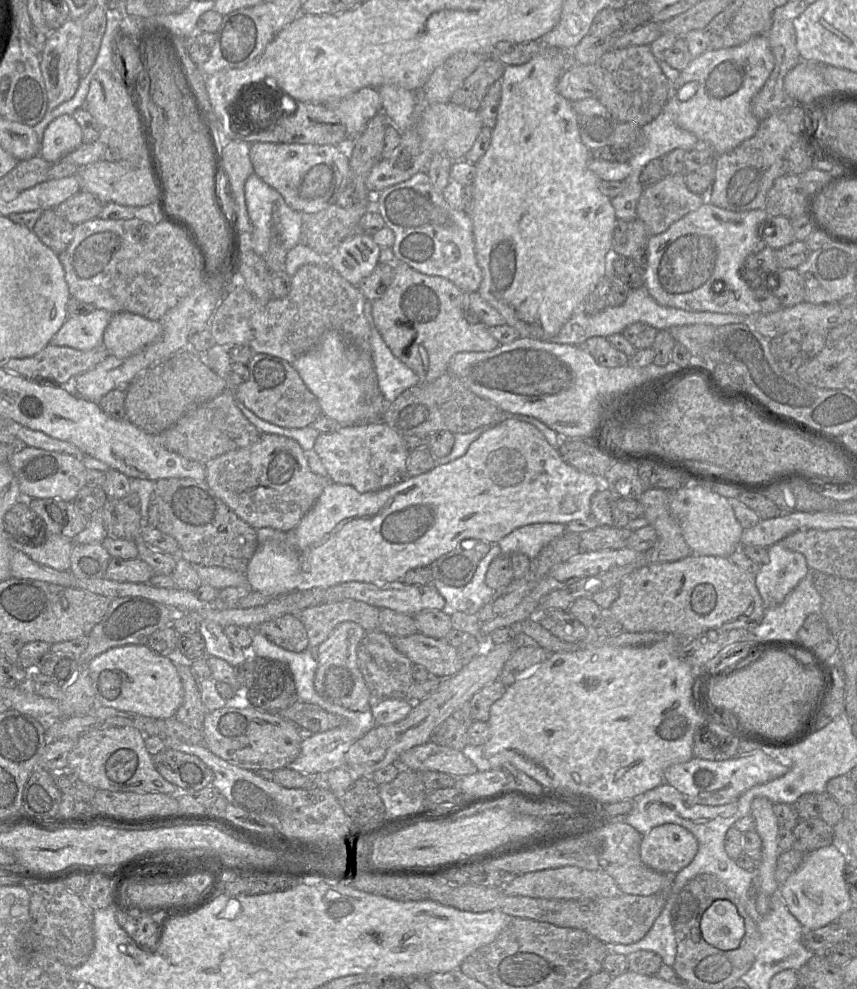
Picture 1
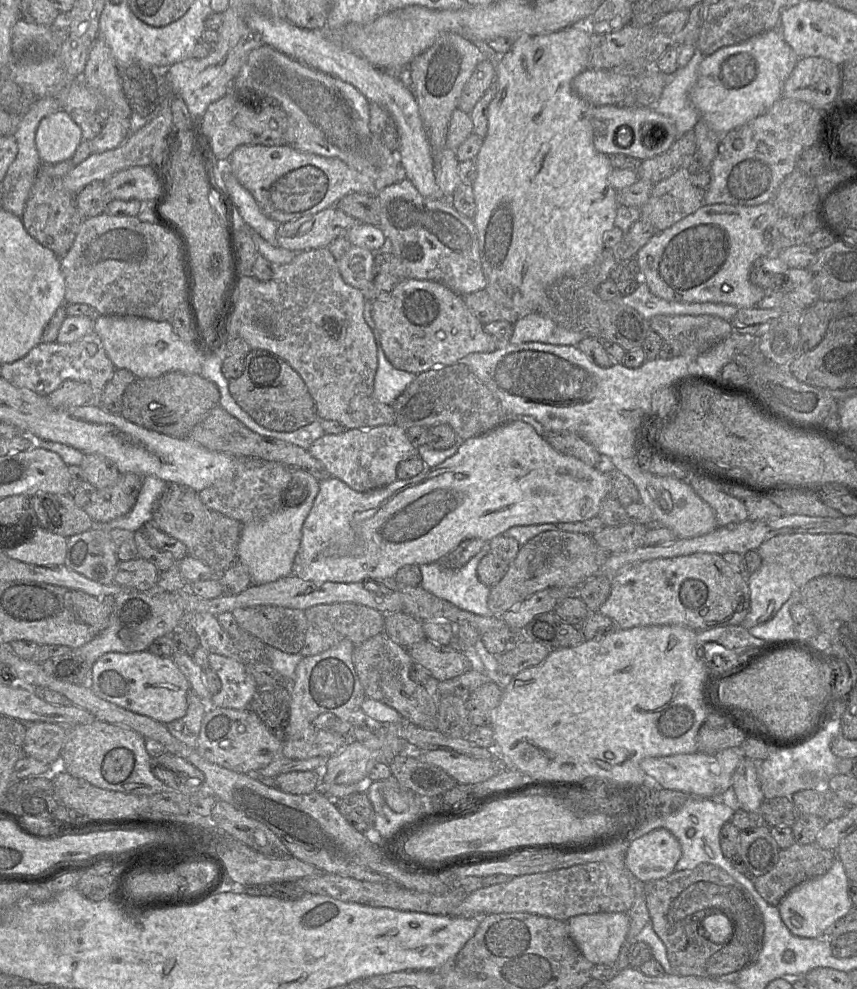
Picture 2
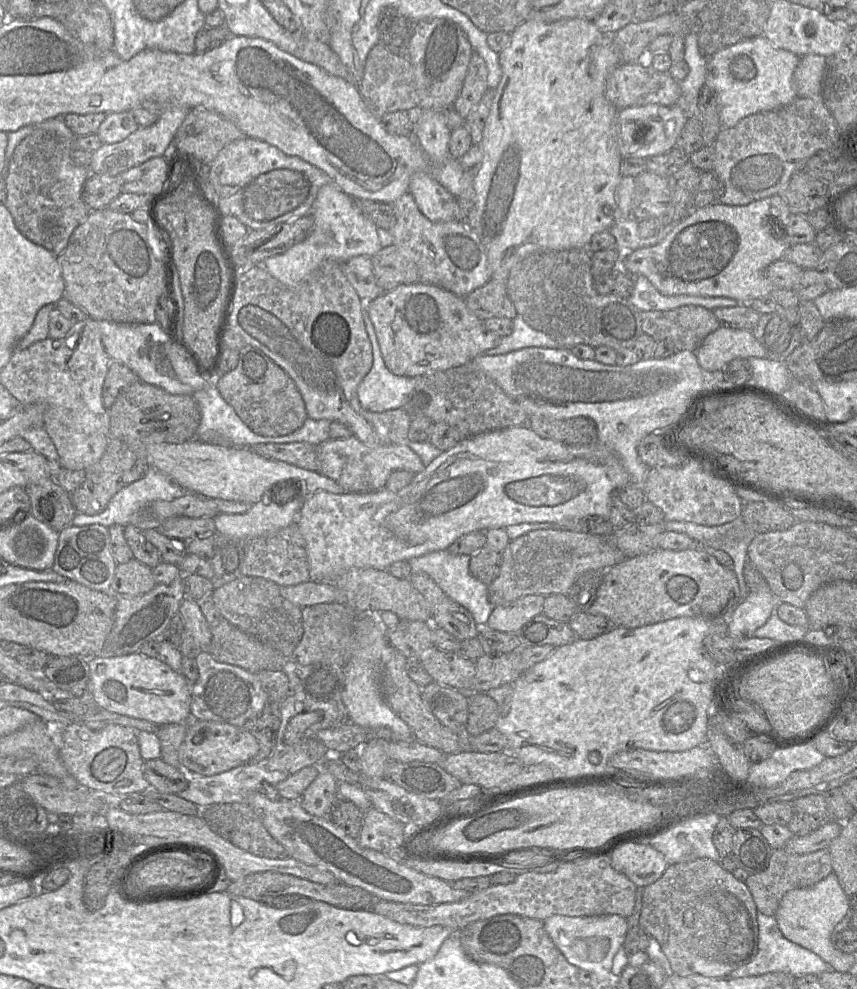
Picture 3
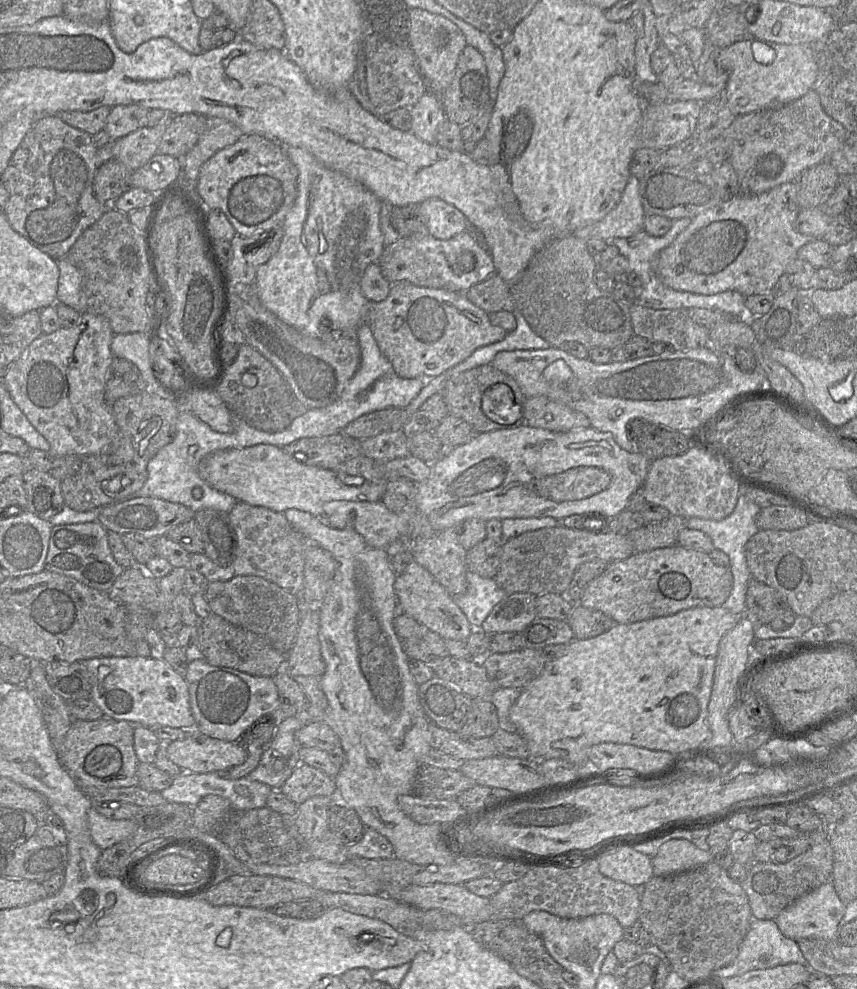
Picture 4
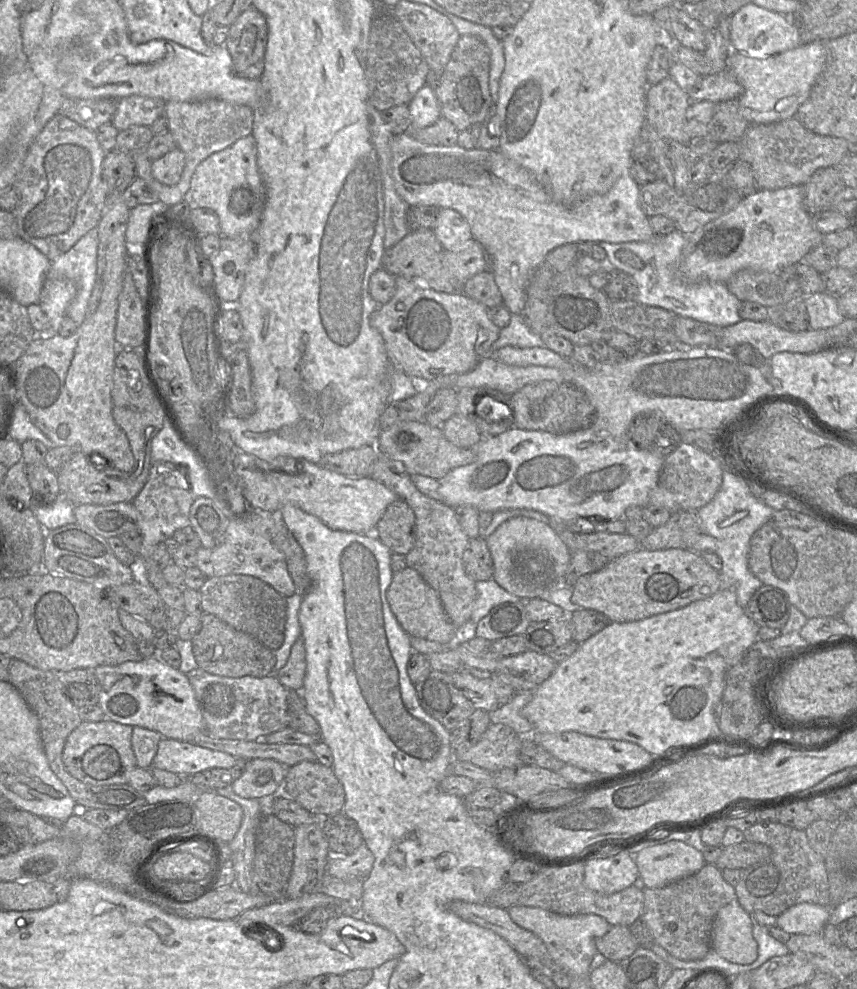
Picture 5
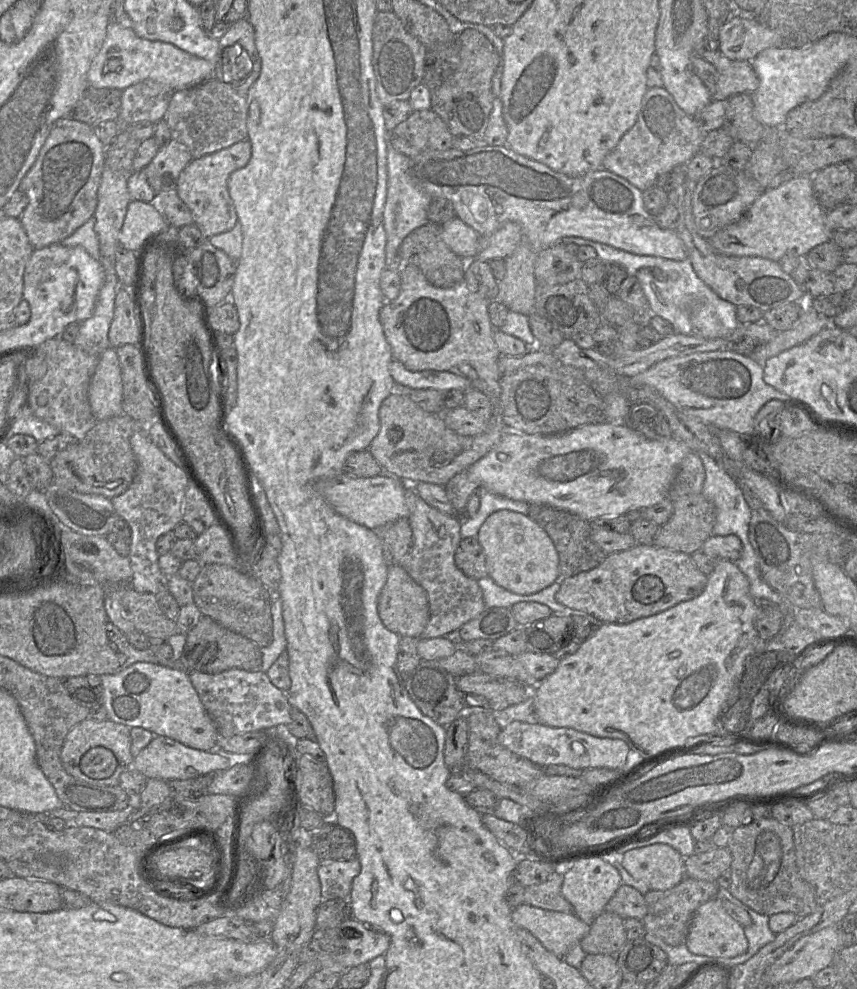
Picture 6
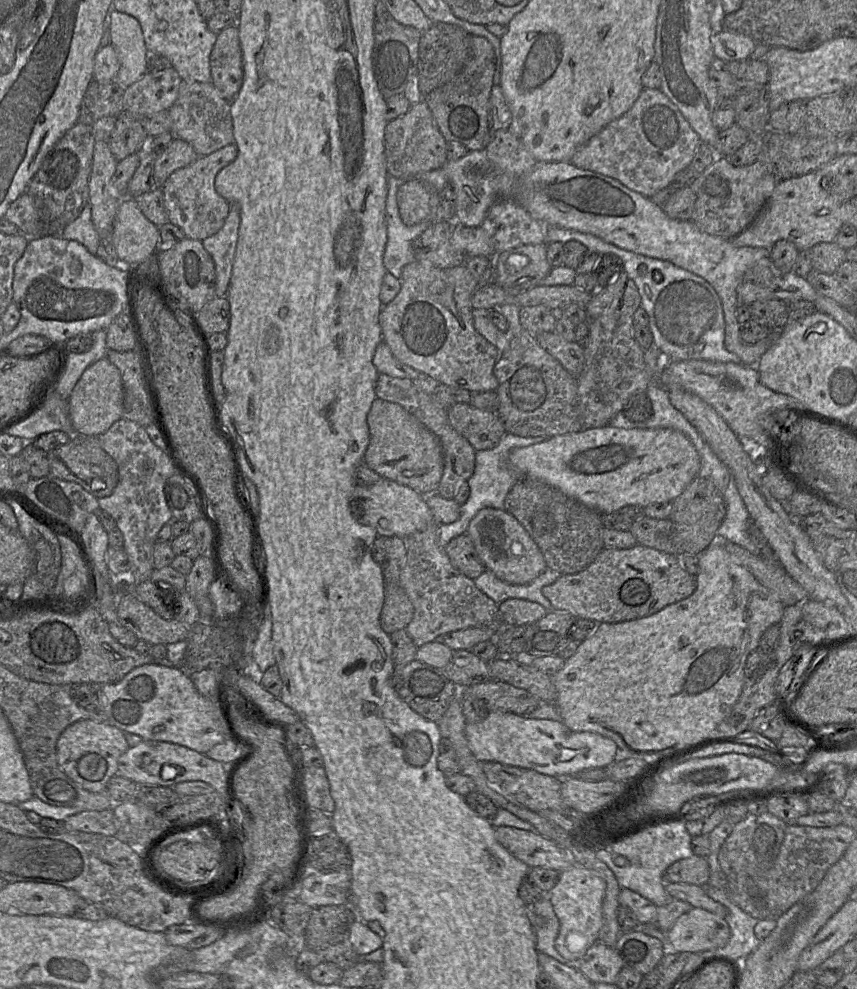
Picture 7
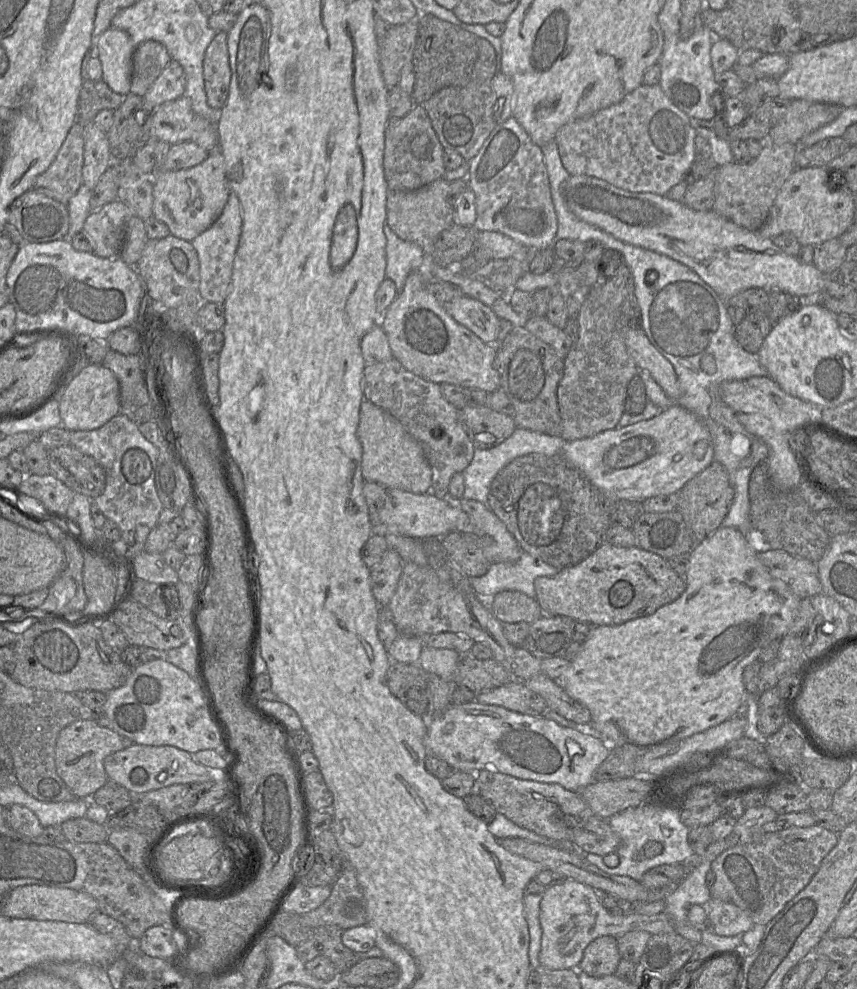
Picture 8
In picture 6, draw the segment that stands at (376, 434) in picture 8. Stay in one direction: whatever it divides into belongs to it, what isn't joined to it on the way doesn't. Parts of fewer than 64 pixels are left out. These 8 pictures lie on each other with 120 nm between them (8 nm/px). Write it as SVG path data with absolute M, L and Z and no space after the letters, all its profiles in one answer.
M391 394L389 395L381 404L379 409L379 421L380 421L380 429L377 436L372 440L368 450L373 455L375 460L380 464L383 471L387 474L390 474L392 476L395 476L396 478L399 478L406 484L414 484L417 482L427 482L432 484L437 484L441 486L445 486L451 478L453 478L456 474L466 471L469 469L472 465L474 465L477 461L479 461L482 457L484 457L488 452L492 450L493 447L495 447L498 442L501 440L501 438L507 434L509 431L513 431L508 429L501 420L501 415L499 415L498 418L495 418L495 407L494 407L494 414L492 419L489 421L489 427L488 429L481 435L475 436L475 437L469 437L469 436L462 436L454 432L453 430L449 429L439 414L432 414L425 410L423 410L421 407L419 407L417 404L415 404L413 401L409 399L408 396L400 395L400 394Z

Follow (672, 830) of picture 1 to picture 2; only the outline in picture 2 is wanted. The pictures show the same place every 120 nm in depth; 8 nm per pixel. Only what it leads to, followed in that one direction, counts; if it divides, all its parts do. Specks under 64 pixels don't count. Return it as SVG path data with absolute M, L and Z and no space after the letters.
M658 828L630 841L625 866L636 879L647 883L673 873L681 854L677 838L669 830Z

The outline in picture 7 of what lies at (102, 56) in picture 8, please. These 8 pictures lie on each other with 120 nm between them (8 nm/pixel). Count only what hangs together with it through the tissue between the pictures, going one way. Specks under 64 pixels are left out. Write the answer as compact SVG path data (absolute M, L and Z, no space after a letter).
M112 9L108 20L110 44L119 61L114 82L126 89L149 71L151 54L145 47L140 24L134 17Z

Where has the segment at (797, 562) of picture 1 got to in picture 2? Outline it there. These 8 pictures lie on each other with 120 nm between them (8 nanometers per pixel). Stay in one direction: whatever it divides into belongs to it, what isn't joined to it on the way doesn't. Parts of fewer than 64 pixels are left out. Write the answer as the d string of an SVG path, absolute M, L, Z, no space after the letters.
M762 564L753 574L746 576L750 607L740 625L749 630L771 620L796 586L789 572L779 564Z

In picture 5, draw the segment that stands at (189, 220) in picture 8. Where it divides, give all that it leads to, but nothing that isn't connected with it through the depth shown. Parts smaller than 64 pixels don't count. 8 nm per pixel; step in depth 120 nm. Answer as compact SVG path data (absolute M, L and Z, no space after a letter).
M253 135L240 138L203 160L192 175L188 197L194 206L211 209L218 215L221 237L248 238L259 226L266 202L265 185L257 166L257 143Z

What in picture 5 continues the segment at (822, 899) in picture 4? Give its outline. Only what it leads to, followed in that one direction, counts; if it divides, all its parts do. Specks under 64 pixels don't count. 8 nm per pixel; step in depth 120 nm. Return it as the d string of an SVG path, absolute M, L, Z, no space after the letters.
M804 902L791 906L777 916L777 926L791 934L820 933L830 918L829 906Z

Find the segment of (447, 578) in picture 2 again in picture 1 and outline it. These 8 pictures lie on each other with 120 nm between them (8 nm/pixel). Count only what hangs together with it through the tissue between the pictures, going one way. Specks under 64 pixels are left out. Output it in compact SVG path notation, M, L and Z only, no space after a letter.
M498 543L492 545L489 552L479 562L473 578L465 586L453 587L439 580L432 580L432 585L444 598L448 611L476 615L491 600L494 590L485 583L485 576L491 561L501 554L502 550Z

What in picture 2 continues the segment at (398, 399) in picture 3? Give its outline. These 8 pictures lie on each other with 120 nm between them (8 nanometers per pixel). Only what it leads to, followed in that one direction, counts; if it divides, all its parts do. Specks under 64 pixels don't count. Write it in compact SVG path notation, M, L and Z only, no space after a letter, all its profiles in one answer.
M366 299L363 316L372 330L377 347L378 367L374 379L374 396L379 402L392 405L417 378L417 374L398 370L390 363L382 348L379 332L372 319L371 301L367 301Z

